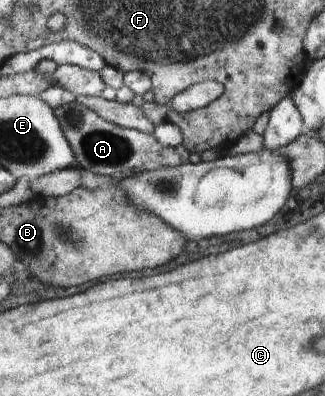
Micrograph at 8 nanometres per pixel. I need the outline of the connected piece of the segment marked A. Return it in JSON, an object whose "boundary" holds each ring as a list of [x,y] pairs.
{"boundary":[[[80,102],[56,108],[56,117],[71,143],[80,167],[99,176],[117,176],[124,172],[143,167],[178,167],[188,160],[193,160],[184,144],[171,148],[162,145],[153,134],[147,134],[132,128],[123,128],[101,118],[95,111]]]}

